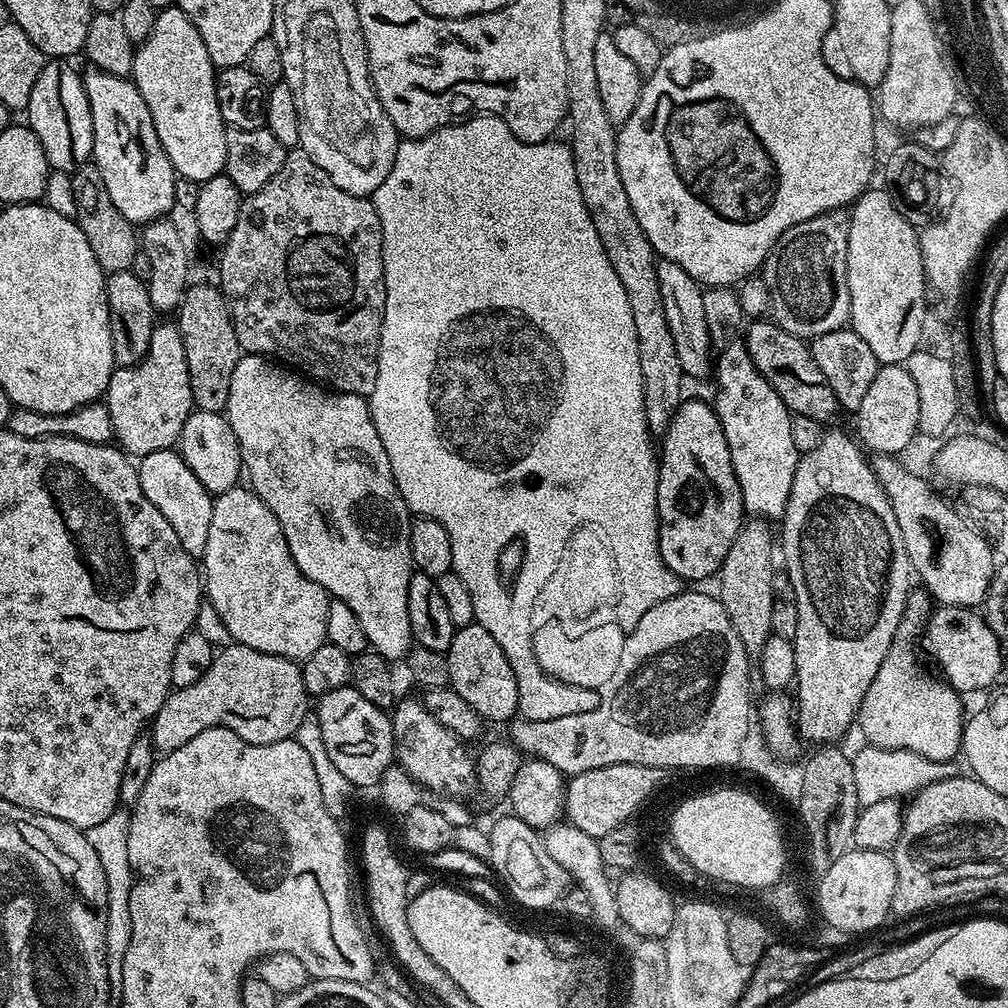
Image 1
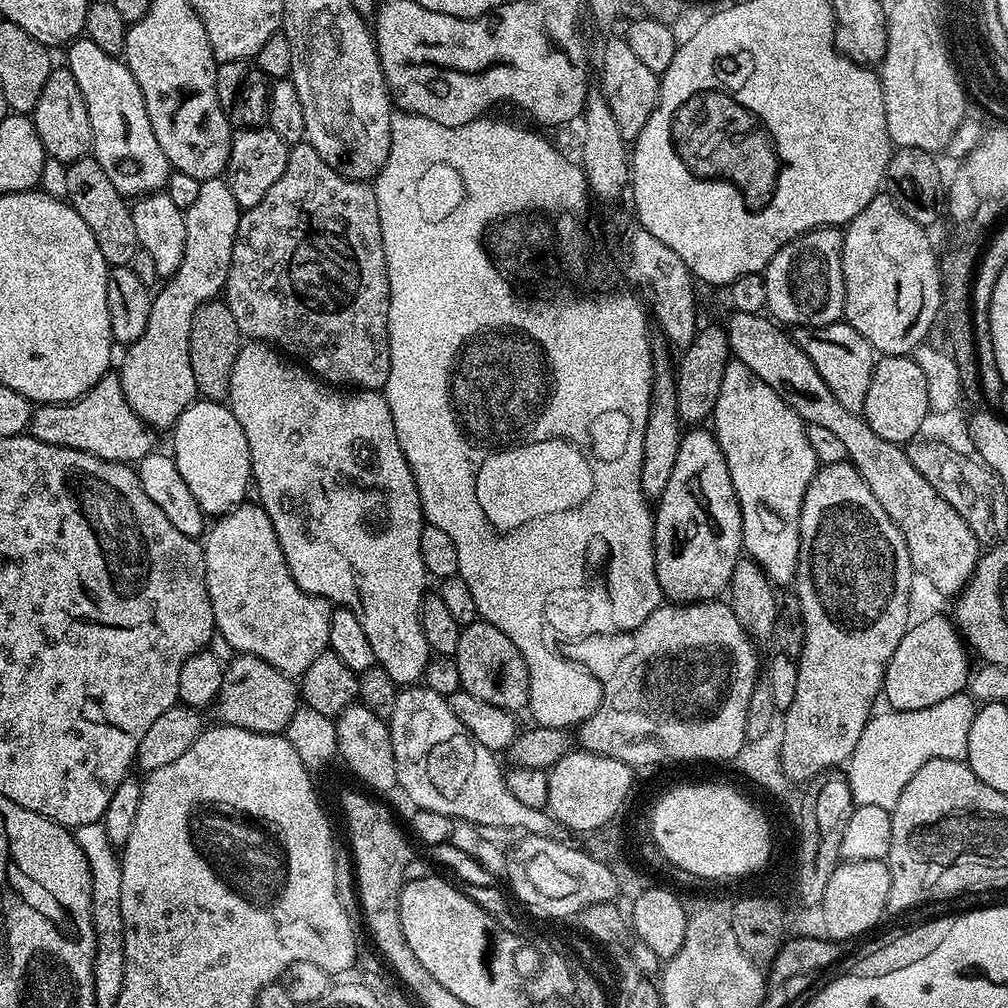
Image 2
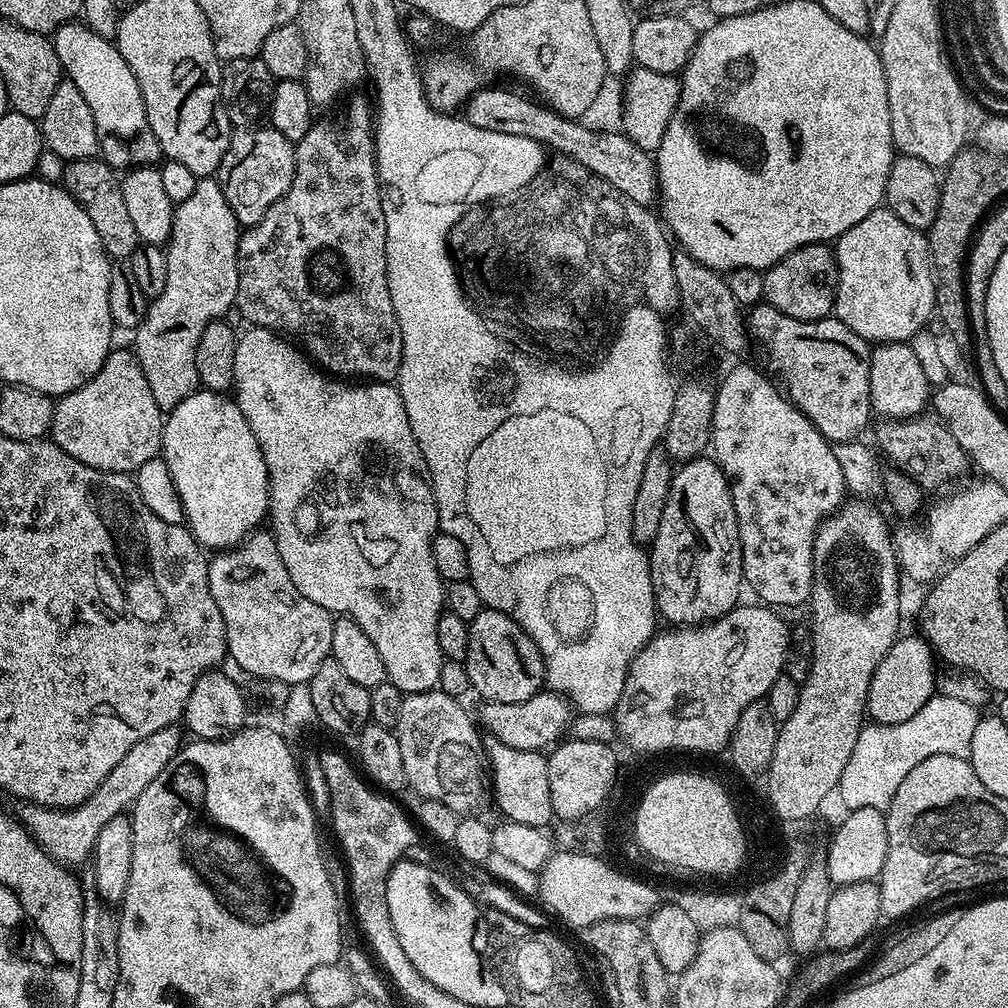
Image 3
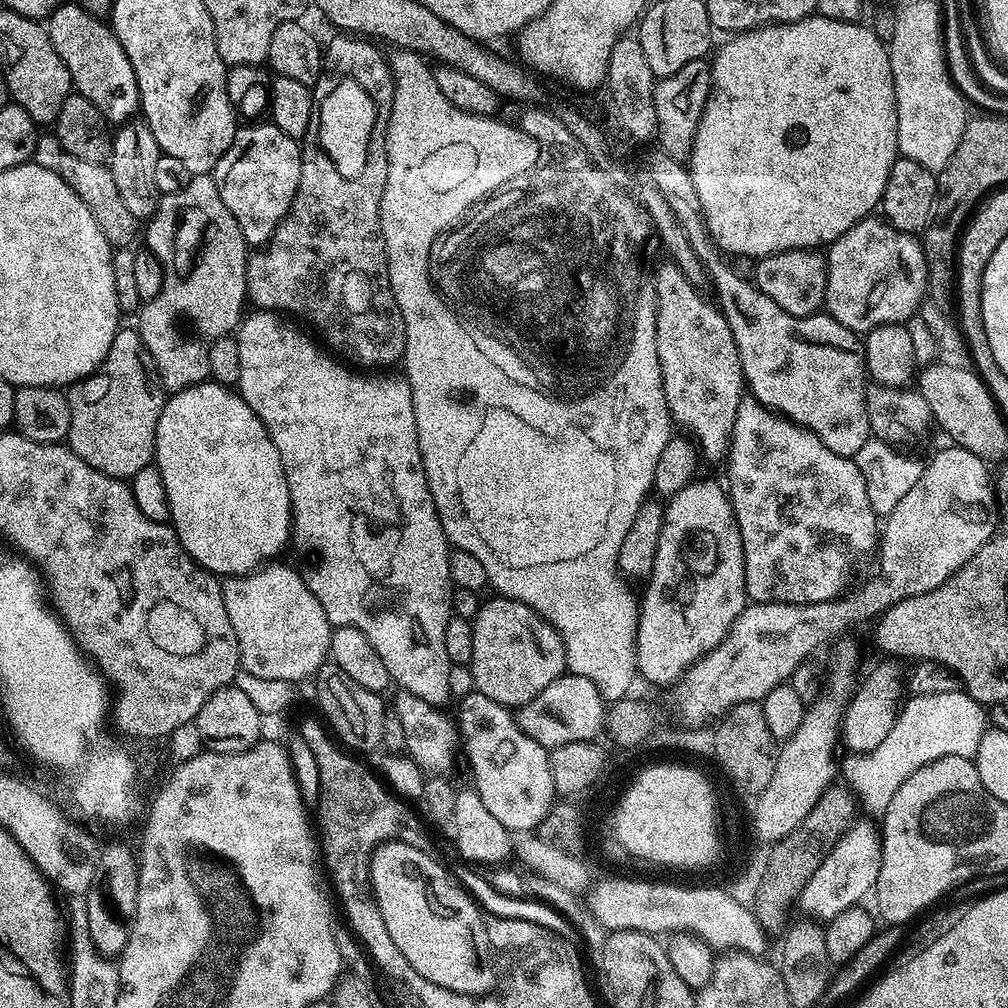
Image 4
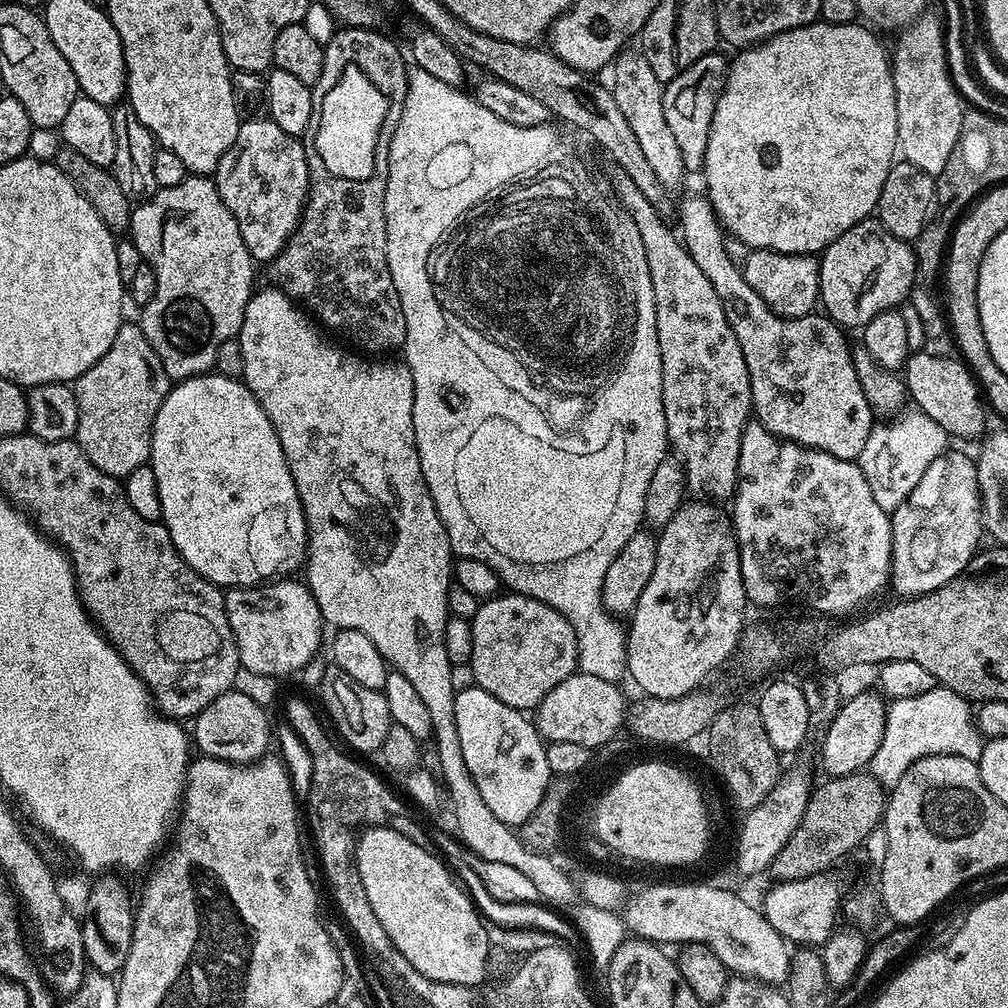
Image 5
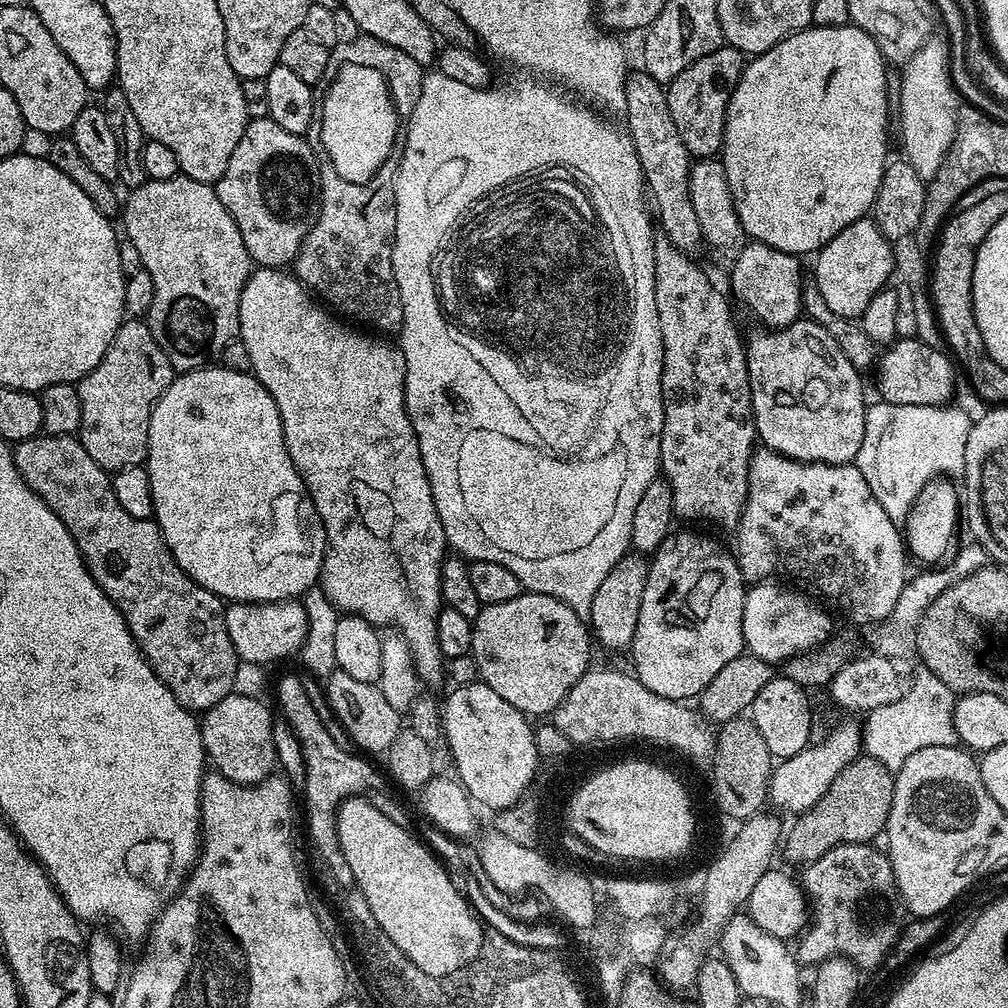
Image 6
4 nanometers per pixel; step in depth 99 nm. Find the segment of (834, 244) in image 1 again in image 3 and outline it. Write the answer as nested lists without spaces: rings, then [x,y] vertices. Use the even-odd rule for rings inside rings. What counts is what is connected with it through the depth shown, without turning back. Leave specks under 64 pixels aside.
[[[827,243],[807,244],[782,258],[763,273],[763,299],[799,320],[822,320],[836,303],[836,257]]]

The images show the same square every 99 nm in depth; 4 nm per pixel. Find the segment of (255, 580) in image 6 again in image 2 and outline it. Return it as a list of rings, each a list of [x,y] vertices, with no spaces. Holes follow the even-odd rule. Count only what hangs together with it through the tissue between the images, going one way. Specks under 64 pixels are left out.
[[[197,399],[178,418],[176,427],[171,429],[172,448],[171,455],[176,458],[178,474],[186,478],[186,486],[190,486],[190,494],[198,498],[198,506],[209,517],[219,518],[224,513],[245,503],[247,492],[253,483],[252,467],[250,466],[250,446],[246,442],[246,434],[242,434],[242,426],[238,418],[234,418],[227,403],[219,400]]]

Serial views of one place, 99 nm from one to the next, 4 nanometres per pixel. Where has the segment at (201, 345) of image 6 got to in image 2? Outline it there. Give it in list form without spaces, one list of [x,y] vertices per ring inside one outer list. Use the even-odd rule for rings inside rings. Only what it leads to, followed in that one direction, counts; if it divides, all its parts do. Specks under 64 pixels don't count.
[[[227,179],[200,181],[198,199],[184,212],[186,242],[181,265],[165,288],[151,297],[152,309],[142,336],[127,345],[128,353],[118,369],[122,394],[140,421],[153,430],[175,428],[180,415],[197,399],[194,366],[190,366],[192,316],[207,300],[223,293],[241,211]]]

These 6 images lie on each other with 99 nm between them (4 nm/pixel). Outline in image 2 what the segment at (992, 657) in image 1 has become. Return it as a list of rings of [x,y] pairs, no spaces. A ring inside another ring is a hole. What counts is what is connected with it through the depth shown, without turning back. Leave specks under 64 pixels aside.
[[[928,616],[909,627],[908,632],[898,642],[898,650],[890,658],[888,668],[884,671],[883,699],[888,699],[887,707],[897,712],[913,712],[934,706],[954,694],[969,687],[970,669],[968,670],[969,649],[962,639],[955,623],[944,616]]]

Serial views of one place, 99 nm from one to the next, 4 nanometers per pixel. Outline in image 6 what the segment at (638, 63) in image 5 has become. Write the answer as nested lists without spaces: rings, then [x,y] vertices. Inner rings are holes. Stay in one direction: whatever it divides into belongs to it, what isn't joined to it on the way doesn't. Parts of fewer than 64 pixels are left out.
[[[643,70],[629,75],[622,85],[624,116],[628,119],[627,135],[632,137],[632,145],[638,154],[638,162],[644,171],[644,183],[647,191],[656,199],[654,216],[659,229],[668,241],[678,250],[689,254],[702,244],[698,216],[691,201],[689,184],[690,157],[674,118],[670,118],[670,106],[665,85]]]

